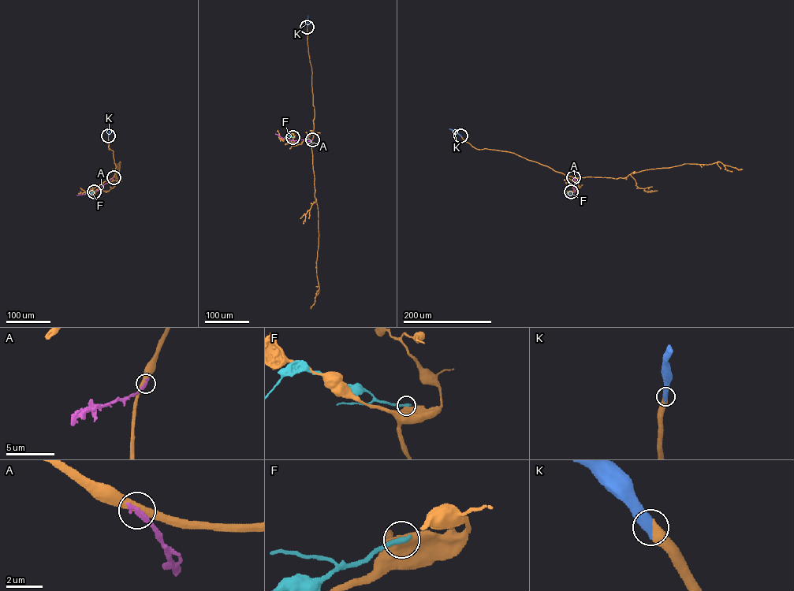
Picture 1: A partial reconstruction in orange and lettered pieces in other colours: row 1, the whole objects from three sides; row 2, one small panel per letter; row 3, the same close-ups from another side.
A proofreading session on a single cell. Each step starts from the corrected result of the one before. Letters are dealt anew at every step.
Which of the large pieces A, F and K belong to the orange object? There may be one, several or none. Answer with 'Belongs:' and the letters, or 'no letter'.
Belongs: K

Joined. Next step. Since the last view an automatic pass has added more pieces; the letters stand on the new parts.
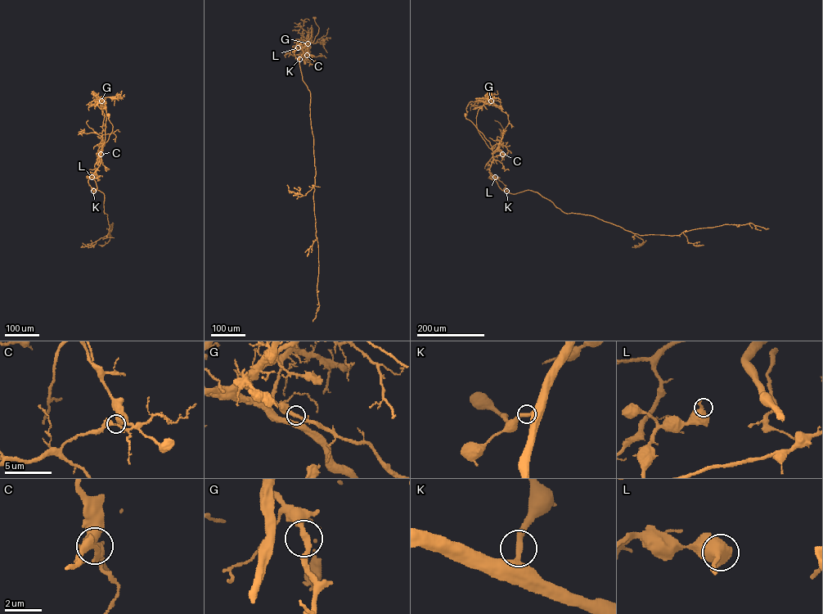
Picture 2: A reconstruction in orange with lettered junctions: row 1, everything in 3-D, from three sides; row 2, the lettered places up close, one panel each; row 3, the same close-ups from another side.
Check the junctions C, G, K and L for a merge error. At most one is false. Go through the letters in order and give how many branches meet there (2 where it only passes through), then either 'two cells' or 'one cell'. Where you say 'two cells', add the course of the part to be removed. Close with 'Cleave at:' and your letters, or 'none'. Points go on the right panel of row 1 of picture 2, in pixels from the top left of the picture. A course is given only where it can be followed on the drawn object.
C: 2 | two cells | (502, 154), (498, 143), (508, 123), (507, 114), (491, 101), (480, 98), (469, 102), (466, 108), (467, 115)
G: 2 | one cell
K: 2 | one cell
L: 2 | one cell
Cleave at: C

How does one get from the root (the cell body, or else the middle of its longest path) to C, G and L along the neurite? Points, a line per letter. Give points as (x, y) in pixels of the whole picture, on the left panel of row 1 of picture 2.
C: (108, 115), (112, 130), (101, 154)
G: (108, 115), (112, 130), (103, 146), (101, 126), (105, 115), (101, 107), (101, 101)
L: (108, 115), (112, 130), (103, 146), (101, 162), (94, 173), (96, 178), (89, 178), (92, 177)

